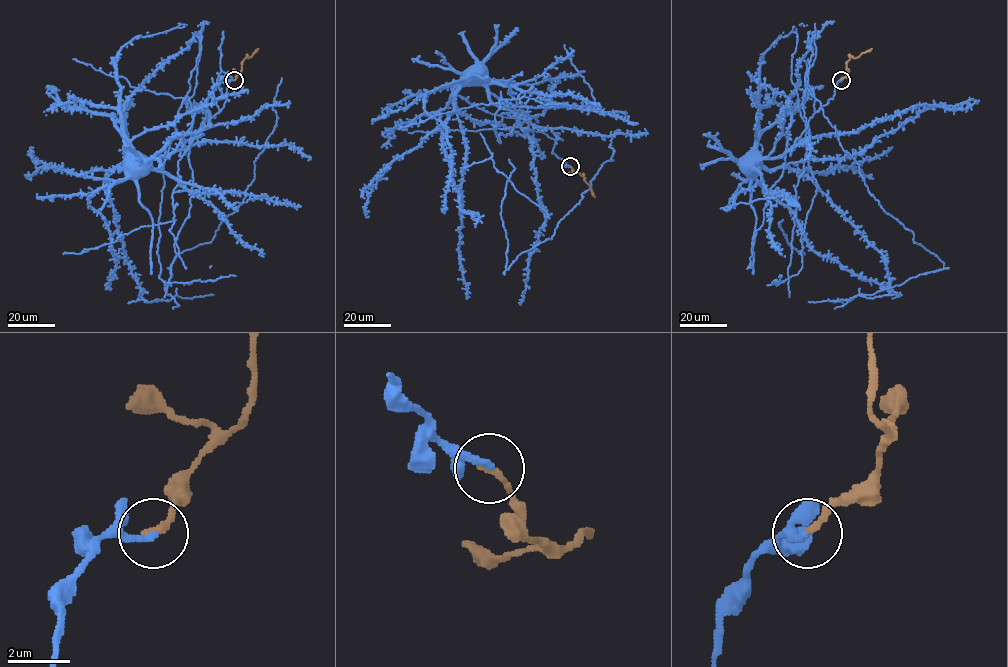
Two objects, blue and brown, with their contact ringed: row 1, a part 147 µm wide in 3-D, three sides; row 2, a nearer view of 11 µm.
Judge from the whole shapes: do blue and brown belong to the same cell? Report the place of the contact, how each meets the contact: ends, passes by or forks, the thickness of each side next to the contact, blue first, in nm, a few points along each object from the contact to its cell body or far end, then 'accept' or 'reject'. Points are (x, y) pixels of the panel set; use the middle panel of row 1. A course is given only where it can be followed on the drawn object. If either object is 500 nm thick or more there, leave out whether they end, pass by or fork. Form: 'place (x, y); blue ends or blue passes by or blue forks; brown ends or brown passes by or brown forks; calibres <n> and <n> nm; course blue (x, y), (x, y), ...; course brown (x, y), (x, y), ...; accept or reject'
place (570, 166); blue ends; brown ends; calibres 200 and 200 nm; course blue (570, 167), (552, 152), (555, 140), (529, 120), (496, 105), (482, 79), (477, 76); course brown (570, 167), (583, 176), (594, 197); accept

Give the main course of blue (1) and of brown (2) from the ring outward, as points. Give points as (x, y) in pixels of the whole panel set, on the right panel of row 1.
1: (842, 80), (837, 82), (832, 99), (809, 118), (808, 126), (792, 148), (774, 157), (755, 158), (751, 163)
2: (842, 80), (847, 75), (846, 62), (850, 58), (872, 48)

